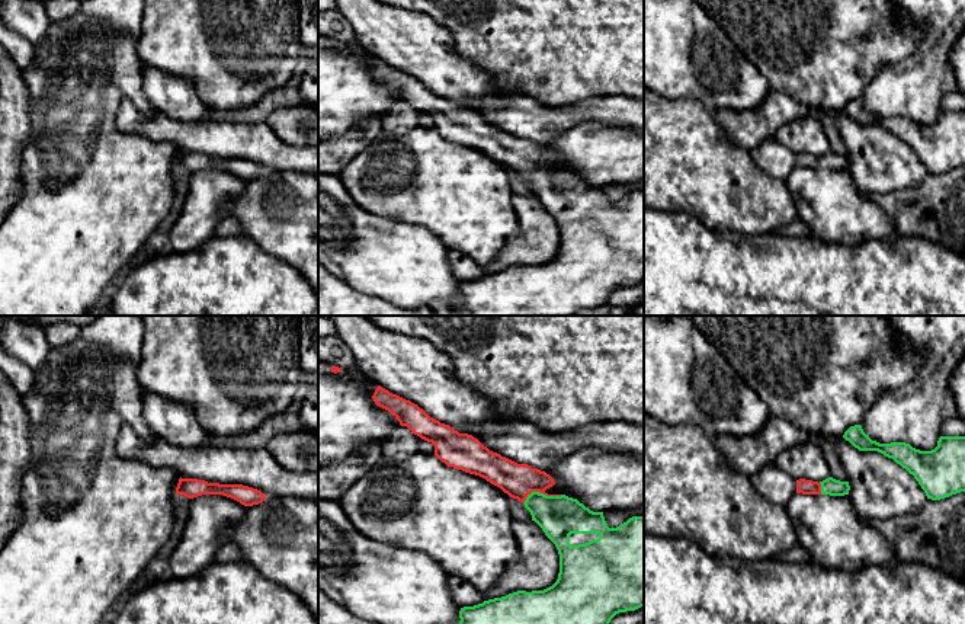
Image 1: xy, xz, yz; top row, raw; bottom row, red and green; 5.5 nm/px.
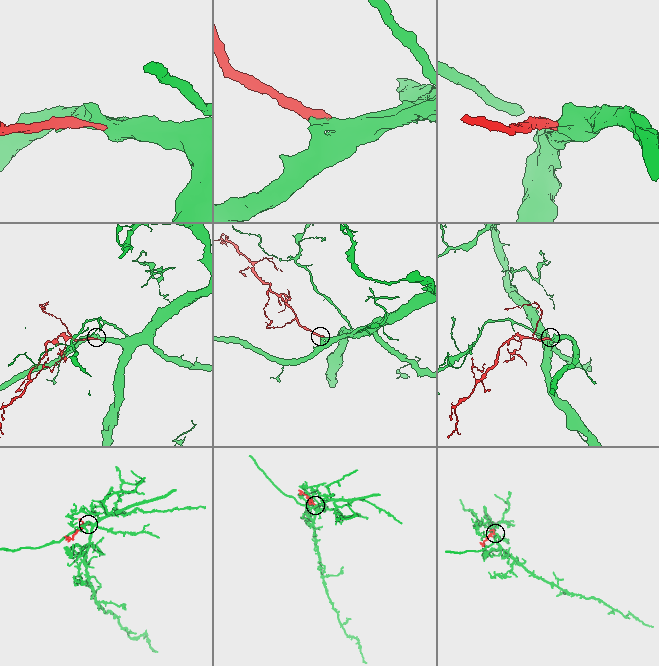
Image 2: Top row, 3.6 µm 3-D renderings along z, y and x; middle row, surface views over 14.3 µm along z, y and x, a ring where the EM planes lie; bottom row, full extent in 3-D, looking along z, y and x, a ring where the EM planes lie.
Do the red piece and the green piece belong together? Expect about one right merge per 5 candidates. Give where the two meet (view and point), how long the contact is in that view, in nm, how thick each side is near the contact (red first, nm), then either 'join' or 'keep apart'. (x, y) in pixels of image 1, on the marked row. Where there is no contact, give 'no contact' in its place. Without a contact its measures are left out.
meets red in xz at (541, 492); contact 220 nm long; 190 nm thick on the red side, 240 nm on the other; join

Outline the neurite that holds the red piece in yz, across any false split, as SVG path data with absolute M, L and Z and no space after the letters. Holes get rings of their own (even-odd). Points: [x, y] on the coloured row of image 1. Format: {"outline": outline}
{"outline": "M828 477L820 483L805 479L796 480L796 493L802 495L844 496L849 495L849 490L849 481L840 481L833 477Z"}

